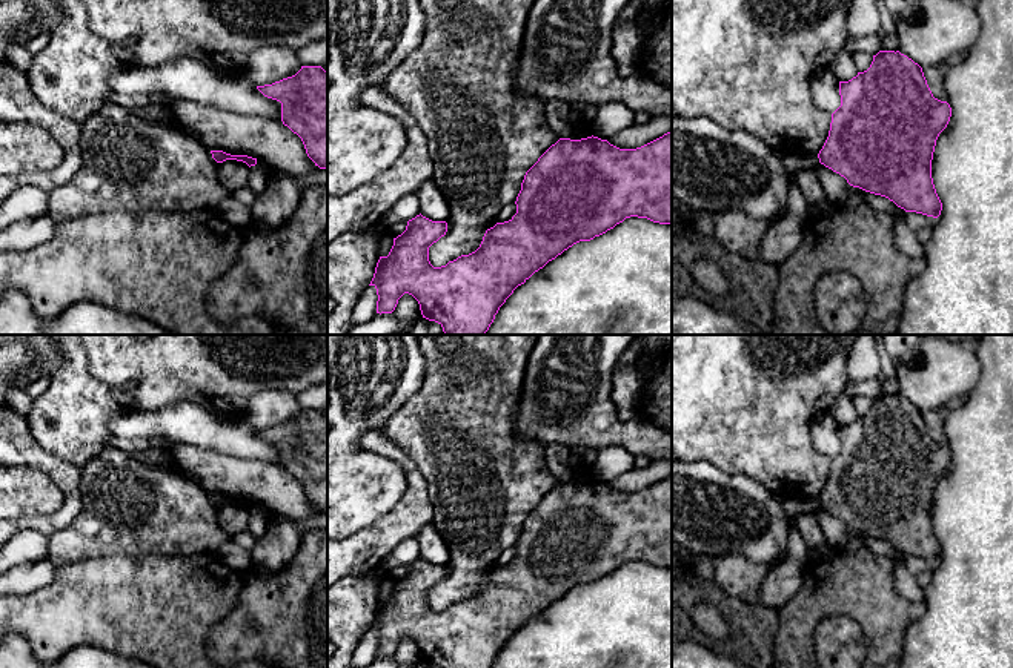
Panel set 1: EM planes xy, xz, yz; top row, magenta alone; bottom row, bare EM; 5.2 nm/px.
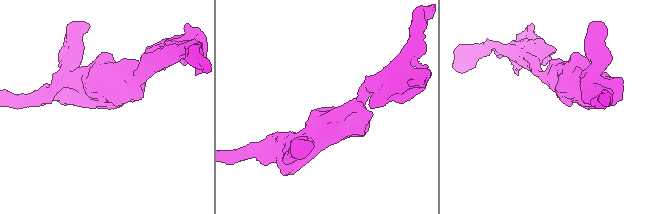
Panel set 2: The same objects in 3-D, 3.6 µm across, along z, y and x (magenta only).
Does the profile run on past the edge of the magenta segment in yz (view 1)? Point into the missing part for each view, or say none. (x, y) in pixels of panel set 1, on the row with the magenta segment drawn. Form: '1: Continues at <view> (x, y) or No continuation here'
1: No continuation here

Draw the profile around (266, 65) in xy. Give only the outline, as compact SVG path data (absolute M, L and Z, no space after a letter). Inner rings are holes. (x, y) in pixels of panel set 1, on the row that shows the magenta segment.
M261 46L247 55L243 72L255 86L264 86L292 77L300 69L301 63L295 49Z

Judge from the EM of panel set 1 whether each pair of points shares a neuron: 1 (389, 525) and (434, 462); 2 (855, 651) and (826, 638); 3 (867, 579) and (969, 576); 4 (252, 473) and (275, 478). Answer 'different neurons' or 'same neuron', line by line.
1: different neurons
2: same neuron
3: different neurons
4: same neuron

